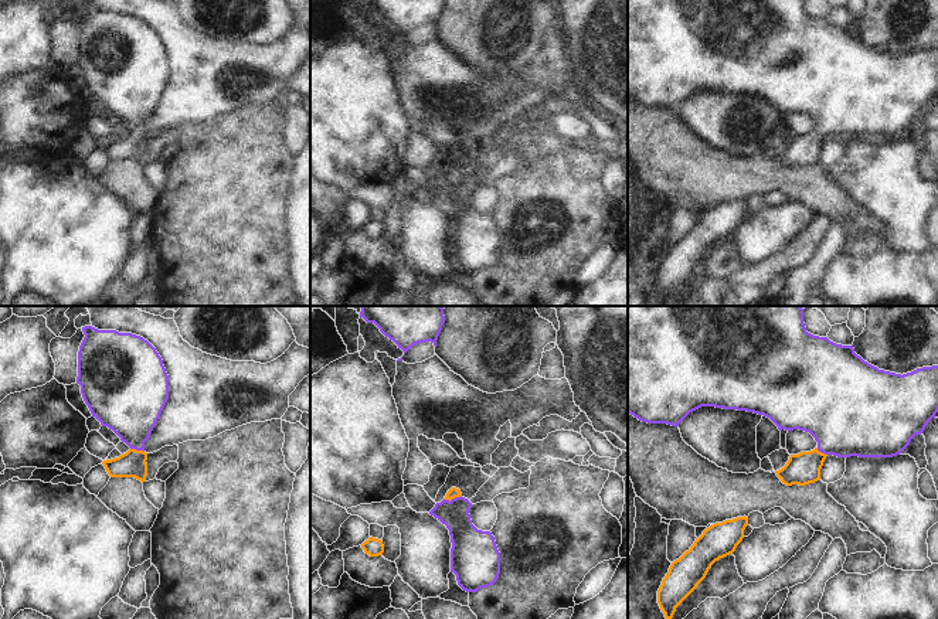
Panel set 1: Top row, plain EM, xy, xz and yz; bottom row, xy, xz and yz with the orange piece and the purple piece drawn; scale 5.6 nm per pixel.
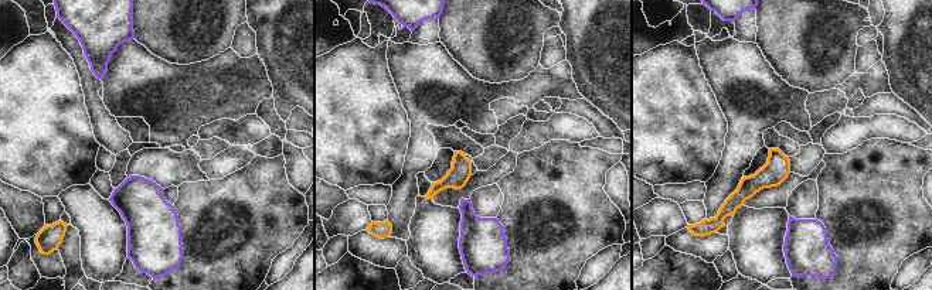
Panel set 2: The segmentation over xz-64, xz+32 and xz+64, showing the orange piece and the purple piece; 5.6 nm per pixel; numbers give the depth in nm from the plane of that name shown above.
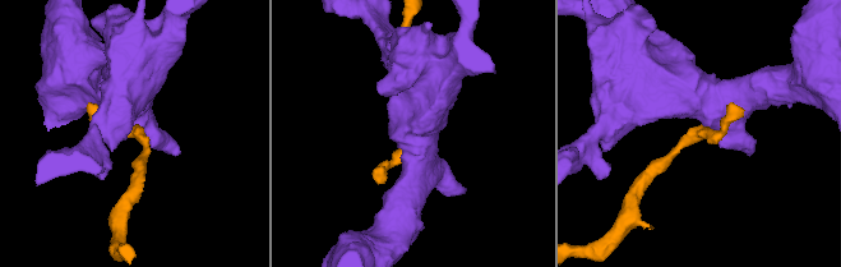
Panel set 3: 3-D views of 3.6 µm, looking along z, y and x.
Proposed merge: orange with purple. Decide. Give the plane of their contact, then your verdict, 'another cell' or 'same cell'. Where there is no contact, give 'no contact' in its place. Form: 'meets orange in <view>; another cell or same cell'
meets orange in xz; same cell

